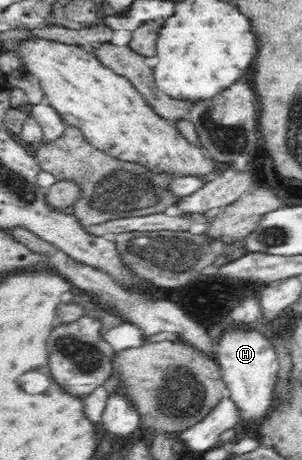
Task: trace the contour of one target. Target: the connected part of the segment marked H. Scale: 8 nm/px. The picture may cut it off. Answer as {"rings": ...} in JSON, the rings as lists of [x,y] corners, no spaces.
{"rings":[[[229,329],[221,337],[219,350],[220,373],[223,373],[222,381],[227,383],[227,392],[237,409],[240,420],[261,423],[265,419],[266,412],[273,403],[273,388],[278,382],[277,352],[273,349],[271,341],[263,337],[257,331],[243,331],[243,329]]]}

